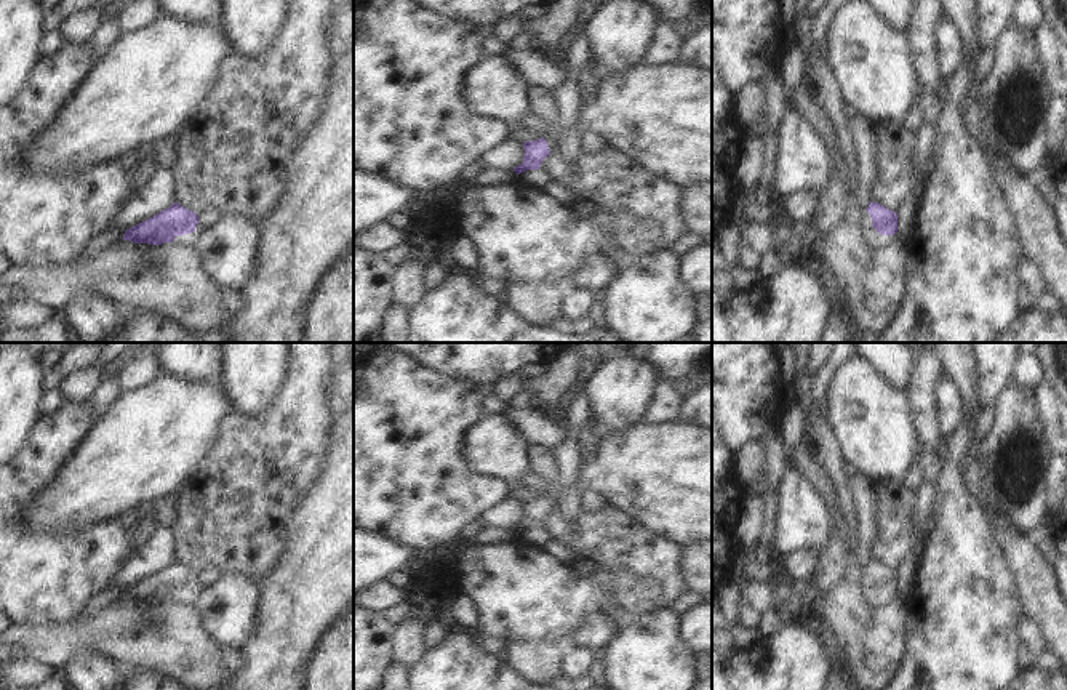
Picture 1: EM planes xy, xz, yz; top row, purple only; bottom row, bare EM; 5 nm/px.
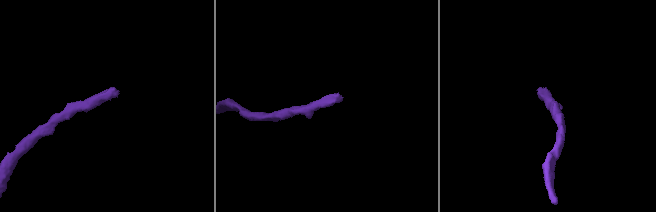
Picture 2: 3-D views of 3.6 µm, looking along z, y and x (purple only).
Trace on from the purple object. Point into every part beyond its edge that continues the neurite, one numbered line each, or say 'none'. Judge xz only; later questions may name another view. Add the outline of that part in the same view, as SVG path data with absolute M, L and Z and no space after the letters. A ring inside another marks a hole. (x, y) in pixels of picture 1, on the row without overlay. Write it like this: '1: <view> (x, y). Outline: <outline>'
1: xz (551, 495). Outline: M557 485L544 491L544 498L547 501L549 509L553 509L557 506L557 495L558 495Z

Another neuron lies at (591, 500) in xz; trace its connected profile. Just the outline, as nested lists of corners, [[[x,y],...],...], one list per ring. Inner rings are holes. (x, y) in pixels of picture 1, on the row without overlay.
[[[585,490],[581,498],[581,509],[601,509],[606,504],[605,498],[593,491]]]

